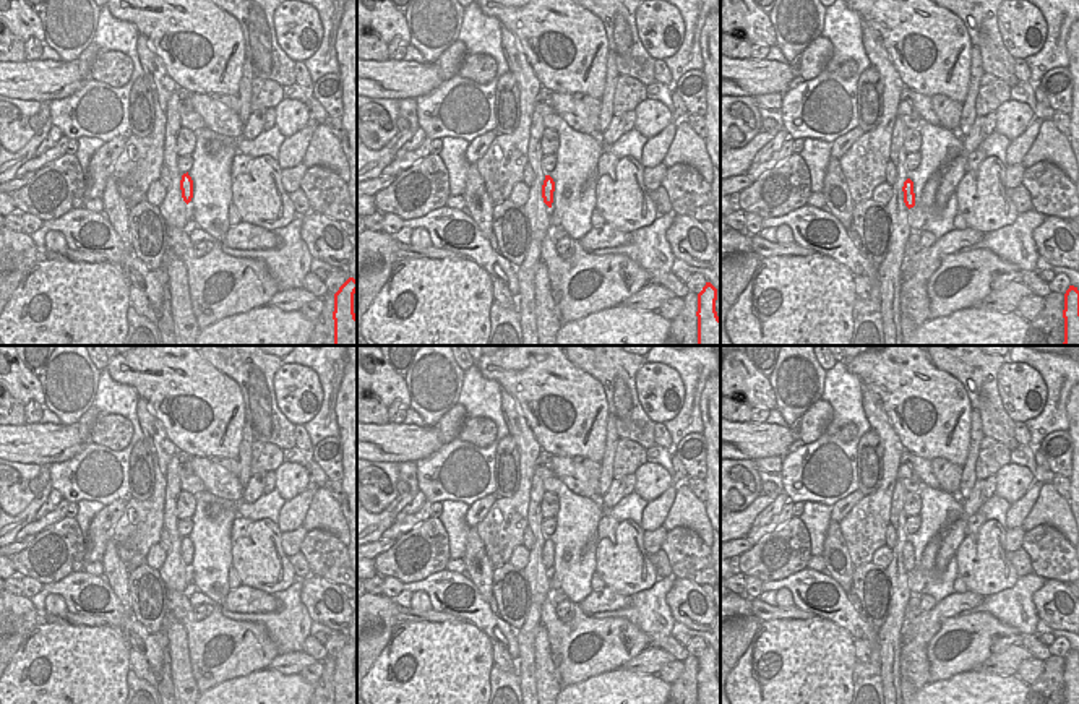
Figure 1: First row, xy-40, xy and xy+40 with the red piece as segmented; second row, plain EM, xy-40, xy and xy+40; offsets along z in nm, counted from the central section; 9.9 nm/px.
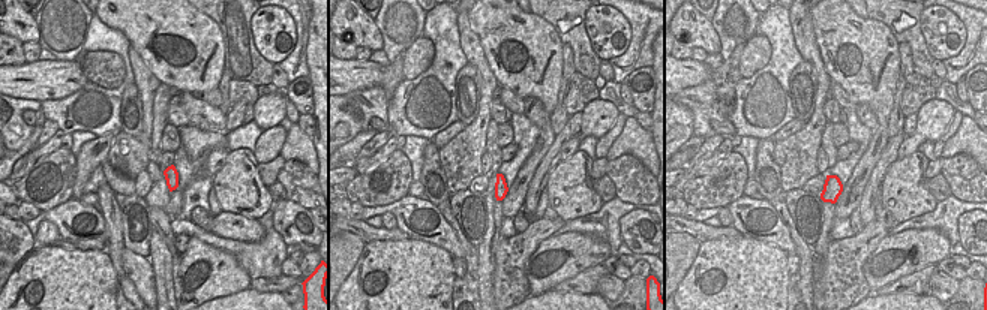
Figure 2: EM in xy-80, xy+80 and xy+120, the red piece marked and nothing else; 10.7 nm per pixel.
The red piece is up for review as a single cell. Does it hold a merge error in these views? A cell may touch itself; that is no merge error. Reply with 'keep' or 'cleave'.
keep

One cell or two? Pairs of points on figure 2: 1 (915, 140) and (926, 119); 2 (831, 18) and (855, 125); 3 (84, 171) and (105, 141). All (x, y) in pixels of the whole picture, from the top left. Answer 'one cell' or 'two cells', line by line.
1: one cell
2: two cells
3: one cell

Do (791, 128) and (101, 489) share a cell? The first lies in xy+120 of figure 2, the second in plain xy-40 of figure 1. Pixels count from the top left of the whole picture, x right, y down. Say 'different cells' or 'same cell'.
different cells

